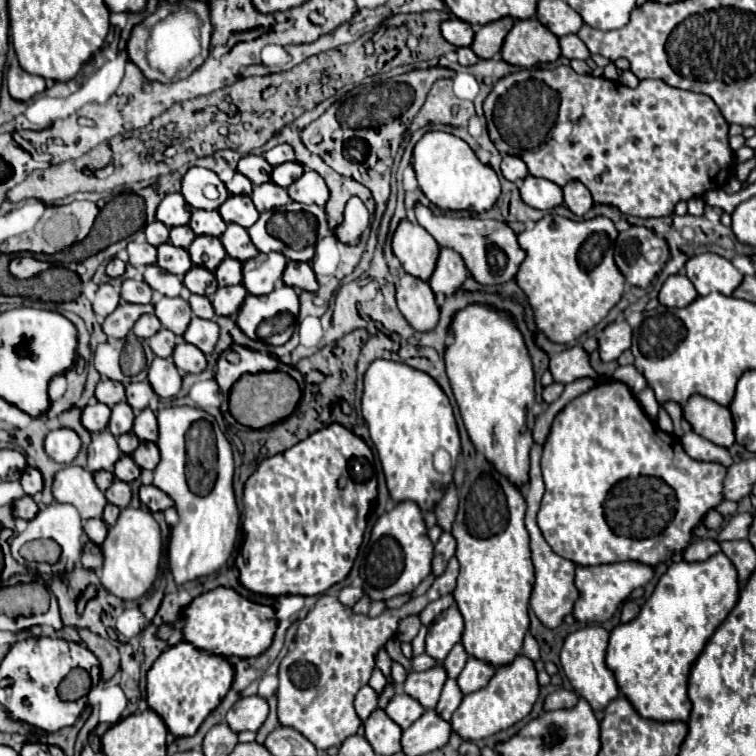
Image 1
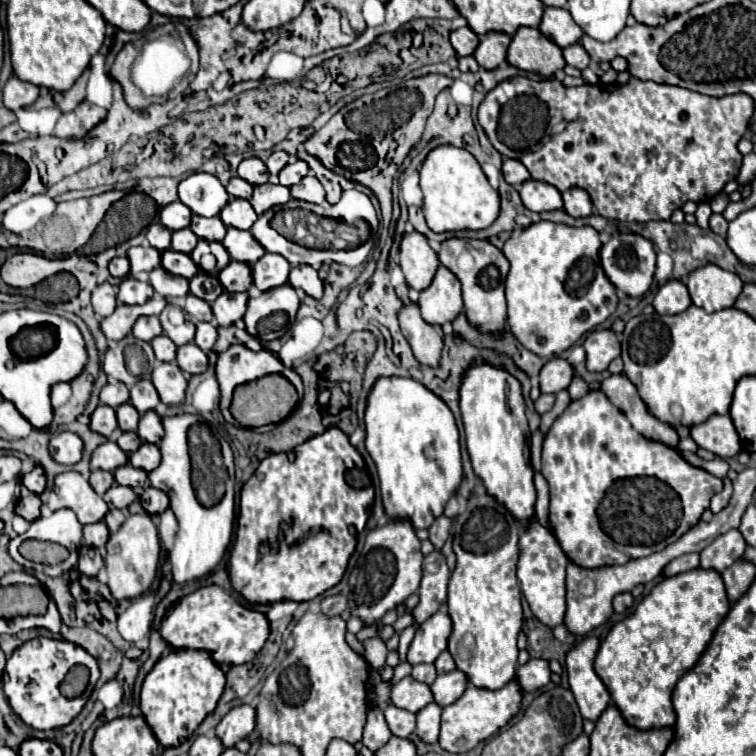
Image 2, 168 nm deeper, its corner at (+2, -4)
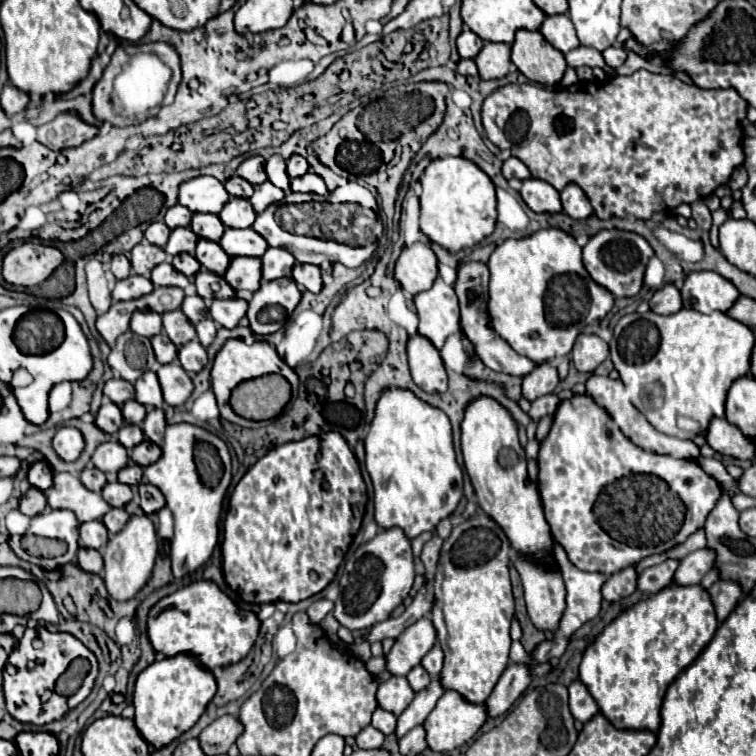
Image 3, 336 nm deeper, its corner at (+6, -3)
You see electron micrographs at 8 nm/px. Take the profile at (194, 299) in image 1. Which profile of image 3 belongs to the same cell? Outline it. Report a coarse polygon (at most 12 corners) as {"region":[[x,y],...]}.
{"region":[[185,296],[181,310],[193,324],[209,316],[205,300]]}

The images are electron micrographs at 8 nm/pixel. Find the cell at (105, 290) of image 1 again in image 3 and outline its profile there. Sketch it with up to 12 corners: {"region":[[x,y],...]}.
{"region":[[91,258],[85,266],[91,304],[97,314],[111,306],[103,264]]}

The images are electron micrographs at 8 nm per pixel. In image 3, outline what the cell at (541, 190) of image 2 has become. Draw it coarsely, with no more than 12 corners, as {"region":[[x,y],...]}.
{"region":[[523,180],[533,212],[561,212],[559,192],[545,180]]}

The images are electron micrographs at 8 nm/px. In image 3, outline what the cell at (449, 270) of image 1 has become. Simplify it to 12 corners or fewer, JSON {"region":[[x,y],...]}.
{"region":[[453,286],[415,296],[419,334],[437,350],[461,330]]}

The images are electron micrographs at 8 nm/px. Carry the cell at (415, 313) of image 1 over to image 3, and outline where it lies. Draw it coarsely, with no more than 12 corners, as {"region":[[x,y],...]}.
{"region":[[421,334],[407,342],[413,382],[429,394],[447,390],[439,350]]}

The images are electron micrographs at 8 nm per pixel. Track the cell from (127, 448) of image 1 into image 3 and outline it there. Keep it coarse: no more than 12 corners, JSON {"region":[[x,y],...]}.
{"region":[[135,424],[119,428],[119,442],[127,450],[143,442],[143,430]]}

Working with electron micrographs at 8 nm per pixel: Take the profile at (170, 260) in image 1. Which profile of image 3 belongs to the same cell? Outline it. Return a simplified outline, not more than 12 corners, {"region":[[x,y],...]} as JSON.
{"region":[[191,254],[173,258],[175,270],[185,276],[195,276],[201,268]]}

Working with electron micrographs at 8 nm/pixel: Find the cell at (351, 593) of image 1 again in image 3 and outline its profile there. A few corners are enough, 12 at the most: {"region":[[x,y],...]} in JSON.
{"region":[[317,600],[307,608],[309,622],[319,624],[333,602]]}

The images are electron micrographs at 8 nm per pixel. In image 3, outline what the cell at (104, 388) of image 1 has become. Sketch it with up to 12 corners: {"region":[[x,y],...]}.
{"region":[[121,378],[105,382],[105,396],[123,406],[135,396],[131,382]]}

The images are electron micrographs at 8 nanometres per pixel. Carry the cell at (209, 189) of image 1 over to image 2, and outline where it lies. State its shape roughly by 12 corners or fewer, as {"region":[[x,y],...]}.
{"region":[[211,173],[179,183],[179,201],[201,217],[215,217],[229,199]]}

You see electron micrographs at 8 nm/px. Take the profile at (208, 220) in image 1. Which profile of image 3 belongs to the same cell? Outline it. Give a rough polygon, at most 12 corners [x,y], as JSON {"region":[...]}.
{"region":[[193,214],[191,230],[219,242],[225,226],[217,214]]}

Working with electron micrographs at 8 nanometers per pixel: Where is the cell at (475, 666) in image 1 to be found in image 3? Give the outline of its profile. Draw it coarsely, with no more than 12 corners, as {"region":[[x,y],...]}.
{"region":[[439,680],[417,692],[397,716],[395,736],[403,738],[425,722],[443,694]]}

